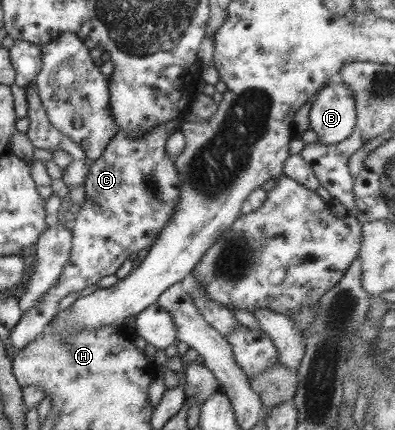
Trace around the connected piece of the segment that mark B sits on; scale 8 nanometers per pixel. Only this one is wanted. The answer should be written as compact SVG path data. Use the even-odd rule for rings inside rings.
M339 78L332 79L315 94L309 115L310 130L315 133L318 145L335 145L347 139L353 131L356 122L355 101L351 97L351 91Z

